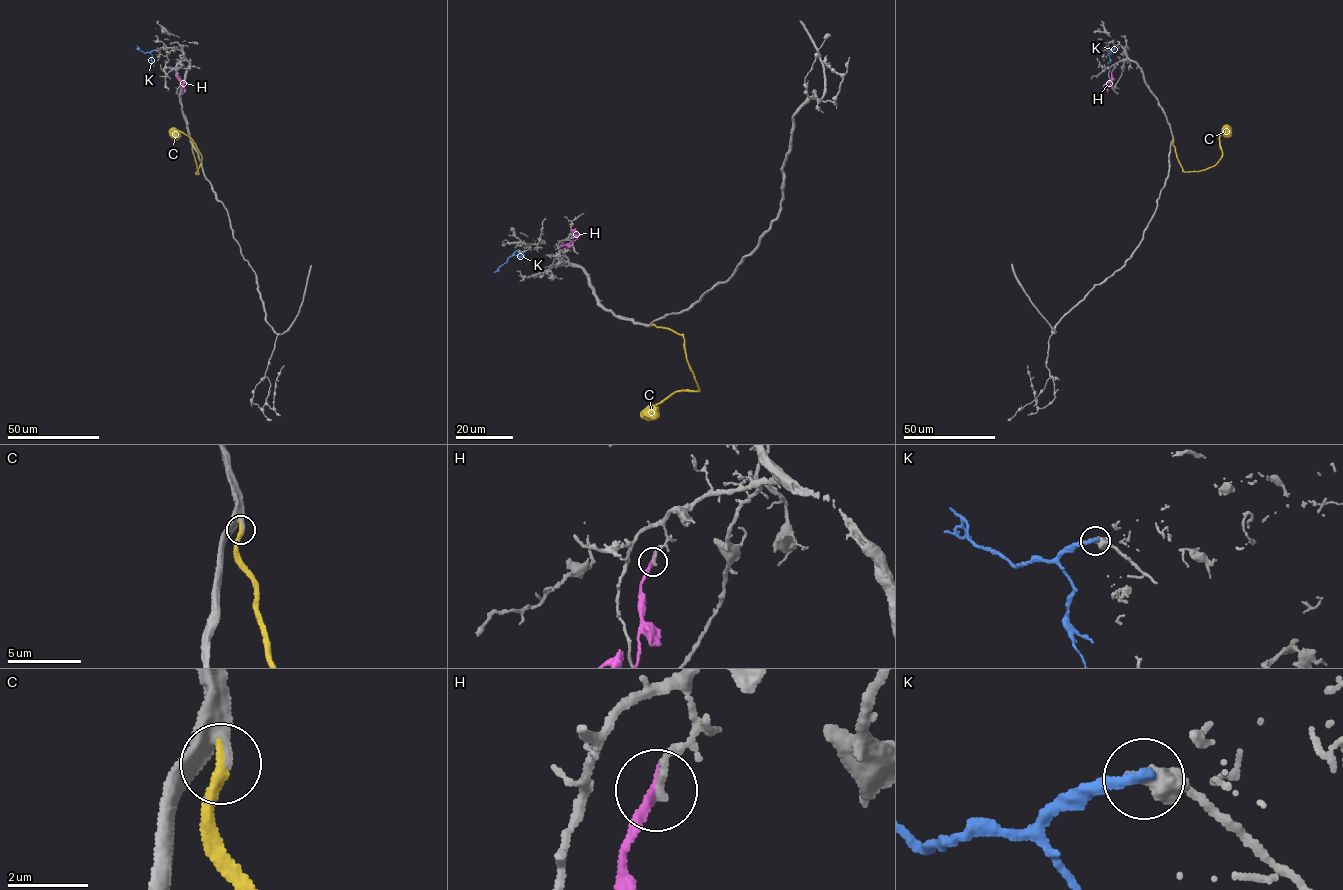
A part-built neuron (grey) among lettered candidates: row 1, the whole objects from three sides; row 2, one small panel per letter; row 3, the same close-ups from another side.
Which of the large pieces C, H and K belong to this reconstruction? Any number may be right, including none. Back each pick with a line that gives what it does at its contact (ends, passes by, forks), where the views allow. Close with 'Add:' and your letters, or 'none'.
C: it ends
Add: C

